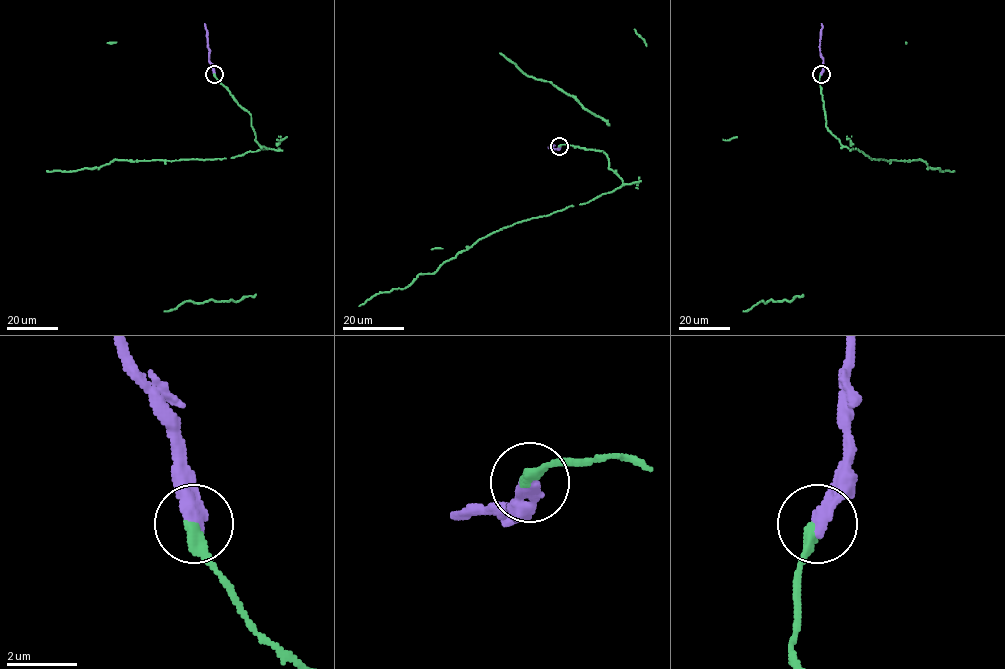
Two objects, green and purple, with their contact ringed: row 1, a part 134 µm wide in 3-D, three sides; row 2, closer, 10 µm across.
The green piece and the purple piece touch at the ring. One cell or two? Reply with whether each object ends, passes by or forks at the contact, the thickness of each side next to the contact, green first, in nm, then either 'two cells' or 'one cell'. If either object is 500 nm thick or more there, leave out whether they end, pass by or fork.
green ends there; purple ends there; 360 nm thick on the green side, 460 nm on the other; two cells

